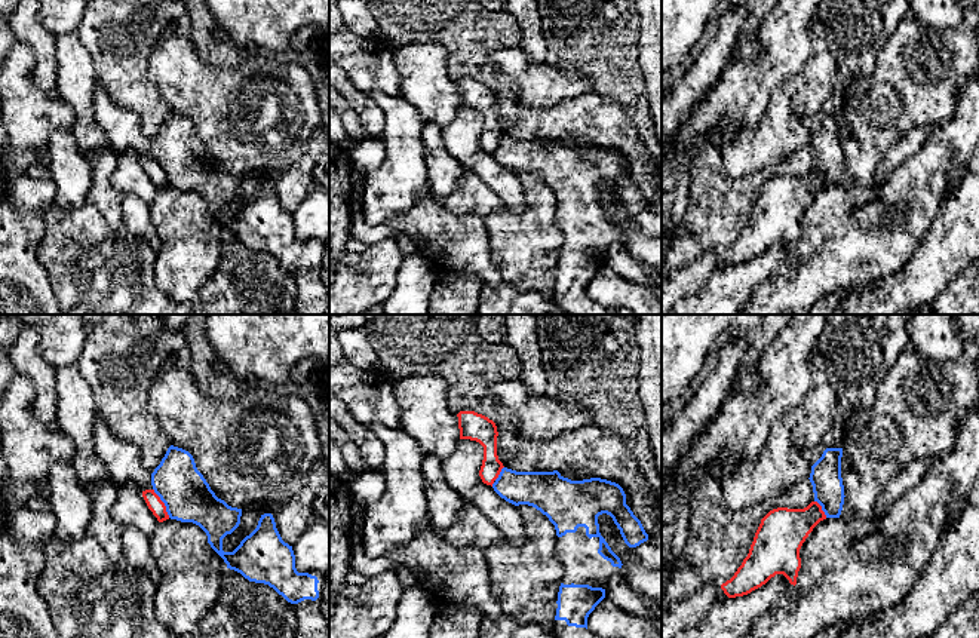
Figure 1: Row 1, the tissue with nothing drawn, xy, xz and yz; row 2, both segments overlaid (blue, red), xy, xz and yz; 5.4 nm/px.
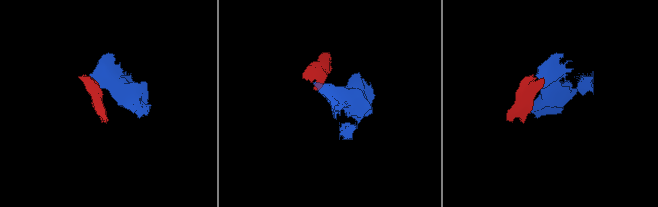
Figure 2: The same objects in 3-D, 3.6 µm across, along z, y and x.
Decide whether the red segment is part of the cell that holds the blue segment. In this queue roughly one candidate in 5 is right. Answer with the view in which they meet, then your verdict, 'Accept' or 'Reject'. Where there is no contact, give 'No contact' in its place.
Touches blue in xy. Reject

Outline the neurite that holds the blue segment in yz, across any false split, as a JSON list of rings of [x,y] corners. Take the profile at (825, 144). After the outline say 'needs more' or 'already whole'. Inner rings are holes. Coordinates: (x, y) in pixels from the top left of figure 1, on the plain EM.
[[[826,116],[811,134],[810,150],[814,169],[822,174],[826,185],[840,185],[844,172],[844,153],[841,145],[843,116]]] | already whole

